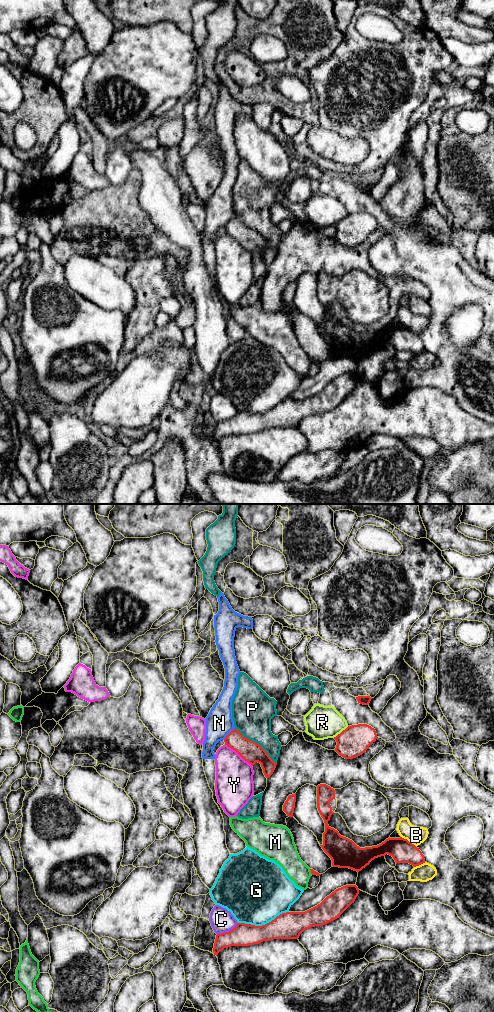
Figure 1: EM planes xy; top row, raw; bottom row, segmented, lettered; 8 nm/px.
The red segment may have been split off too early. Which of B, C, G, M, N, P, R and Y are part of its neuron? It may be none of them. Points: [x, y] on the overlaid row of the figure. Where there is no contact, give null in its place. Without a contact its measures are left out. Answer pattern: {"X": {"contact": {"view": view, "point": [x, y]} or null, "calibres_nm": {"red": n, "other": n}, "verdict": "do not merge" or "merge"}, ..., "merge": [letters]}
{"B": {"contact": {"view": "xy", "point": [407, 840]}, "calibres_nm": {"red": 190, "other": 140}, "verdict": "do not merge"}, "C": {"contact": {"view": "xy", "point": [227, 932]}, "calibres_nm": {"red": 180, "other": 180}, "verdict": "do not merge"}, "G": {"contact": {"view": "xy", "point": [263, 925]}, "calibres_nm": {"red": 220, "other": 480}, "verdict": "do not merge"}, "M": {"contact": {"view": "xy", "point": [311, 872]}, "calibres_nm": {"red": 40, "other": 190}, "verdict": "do not merge"}, "N": {"contact": {"view": "xy", "point": [229, 733]}, "calibres_nm": {"red": 170, "other": 220}, "verdict": "do not merge"}, "P": {"contact": {"view": "xy", "point": [255, 742]}, "calibres_nm": {"red": 170, "other": 320}, "verdict": "do not merge"}, "R": {"contact": {"view": "xy", "point": [341, 732]}, "calibres_nm": {"red": 240, "other": 280}, "verdict": "do not merge"}, "Y": {"contact": {"view": "xy", "point": [239, 754]}, "calibres_nm": {"red": 170, "other": 300}, "verdict": "do not merge"}, "merge": []}

